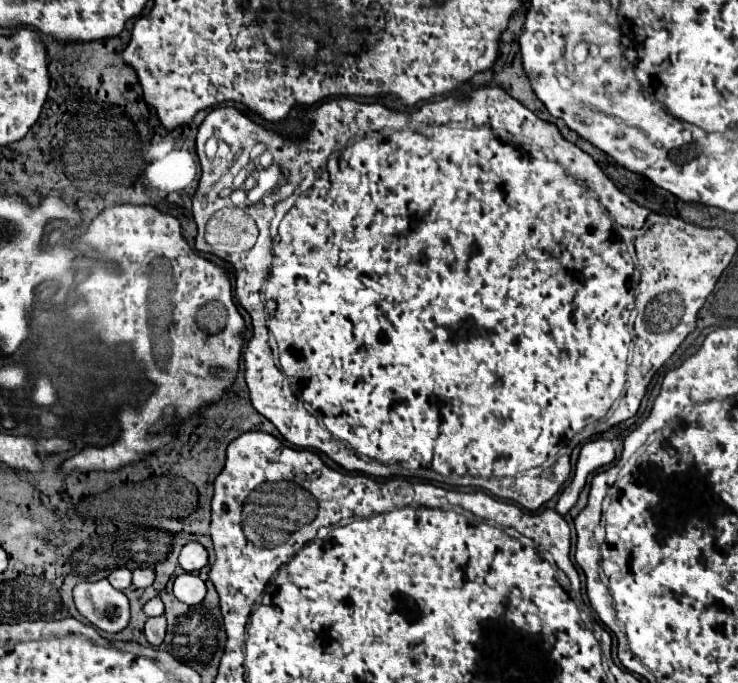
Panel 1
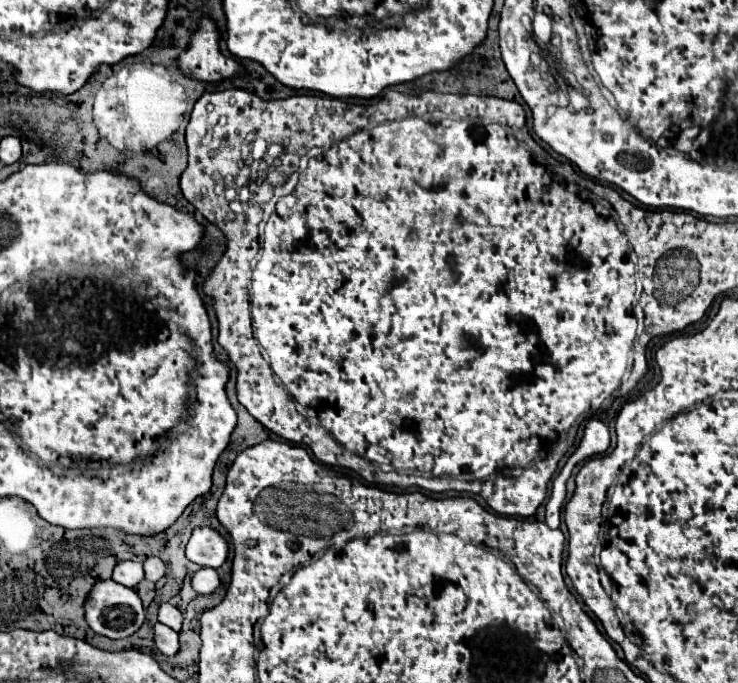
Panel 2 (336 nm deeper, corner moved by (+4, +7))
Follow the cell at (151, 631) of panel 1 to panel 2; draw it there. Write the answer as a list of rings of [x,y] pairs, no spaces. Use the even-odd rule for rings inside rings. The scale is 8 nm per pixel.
[[[156,623],[156,627],[154,627],[154,643],[156,643],[158,651],[162,651],[164,655],[176,655],[180,649],[178,633],[168,629],[162,623]]]

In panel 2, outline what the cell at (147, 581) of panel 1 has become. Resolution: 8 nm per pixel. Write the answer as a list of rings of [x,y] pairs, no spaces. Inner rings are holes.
[[[148,557],[148,559],[144,561],[144,571],[146,571],[146,579],[156,583],[158,579],[164,577],[166,567],[164,567],[164,563],[162,563],[158,557]]]

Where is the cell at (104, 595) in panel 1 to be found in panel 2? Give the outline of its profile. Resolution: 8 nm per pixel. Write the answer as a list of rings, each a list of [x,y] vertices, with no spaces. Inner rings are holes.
[[[112,579],[110,581],[98,581],[94,585],[84,609],[86,609],[86,621],[88,621],[90,629],[94,633],[110,637],[110,639],[126,639],[126,637],[134,635],[142,627],[144,617],[146,617],[142,601],[136,595],[136,591],[116,583]]]

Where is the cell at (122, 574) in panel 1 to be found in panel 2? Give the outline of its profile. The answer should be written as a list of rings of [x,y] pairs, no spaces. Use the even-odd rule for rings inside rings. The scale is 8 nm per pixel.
[[[122,561],[114,567],[114,575],[112,579],[116,583],[122,583],[126,587],[136,587],[142,579],[144,579],[144,569],[142,569],[142,563],[136,563],[136,561]]]

